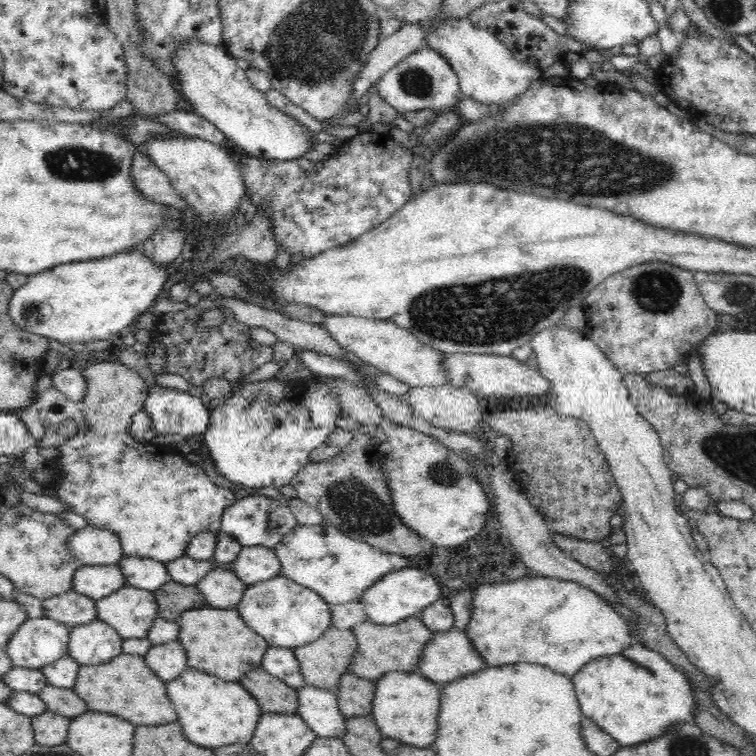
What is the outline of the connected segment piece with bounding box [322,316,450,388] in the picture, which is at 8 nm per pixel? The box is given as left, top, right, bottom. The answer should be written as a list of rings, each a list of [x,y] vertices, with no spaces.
[[[327,316],[322,326],[344,351],[352,352],[362,362],[376,367],[380,373],[394,376],[410,388],[442,387],[450,383],[449,372],[445,368],[445,354],[424,344],[410,331],[392,321],[362,316]]]

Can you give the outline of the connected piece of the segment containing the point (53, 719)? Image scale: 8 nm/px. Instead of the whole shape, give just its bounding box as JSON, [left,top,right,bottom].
[31,710,71,747]

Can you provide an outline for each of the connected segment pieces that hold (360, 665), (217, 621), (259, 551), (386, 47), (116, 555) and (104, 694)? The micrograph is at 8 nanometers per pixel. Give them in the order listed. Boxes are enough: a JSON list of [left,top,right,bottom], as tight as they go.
[[348,616,434,681],[177,606,269,681],[232,547,281,585],[354,24,425,101],[70,525,124,565],[73,653,176,724]]

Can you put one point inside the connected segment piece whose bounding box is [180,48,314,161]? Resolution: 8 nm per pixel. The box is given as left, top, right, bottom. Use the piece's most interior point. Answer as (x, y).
(220, 91)

